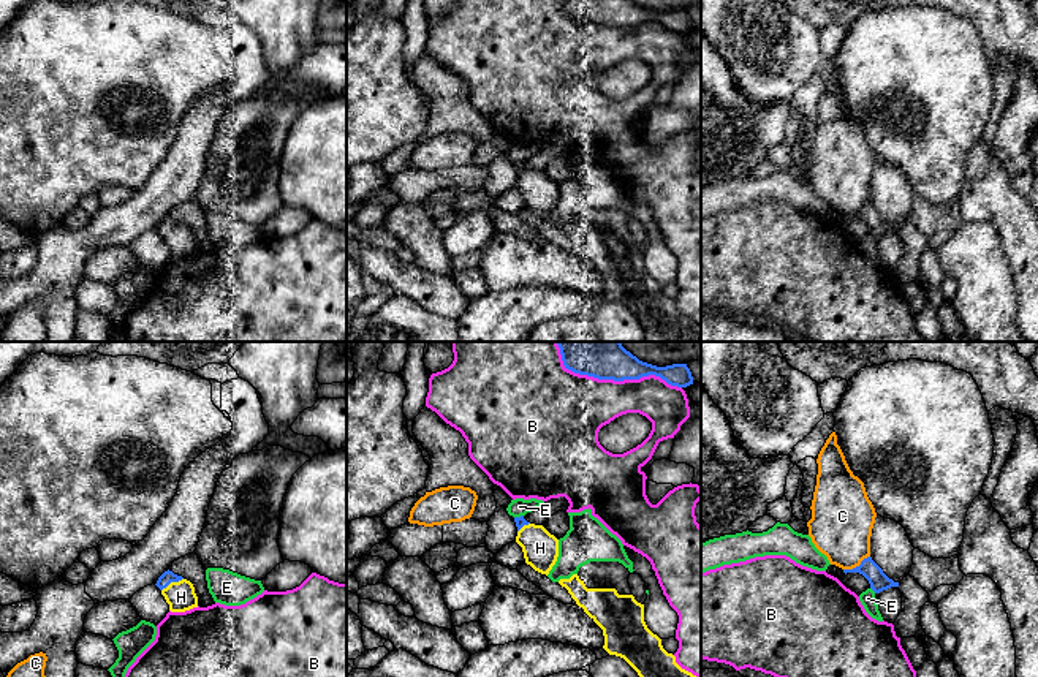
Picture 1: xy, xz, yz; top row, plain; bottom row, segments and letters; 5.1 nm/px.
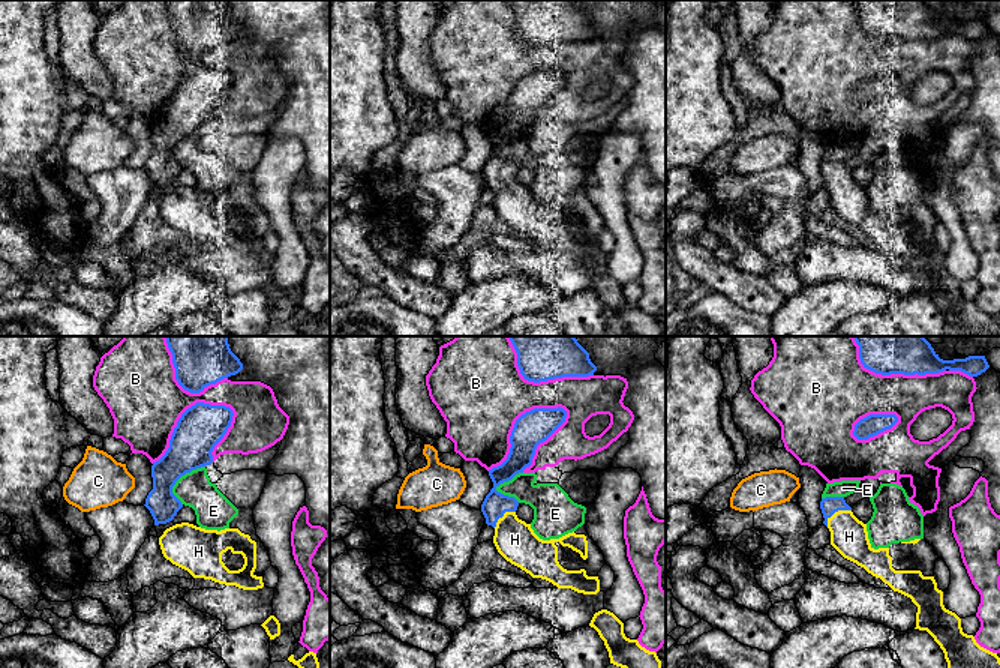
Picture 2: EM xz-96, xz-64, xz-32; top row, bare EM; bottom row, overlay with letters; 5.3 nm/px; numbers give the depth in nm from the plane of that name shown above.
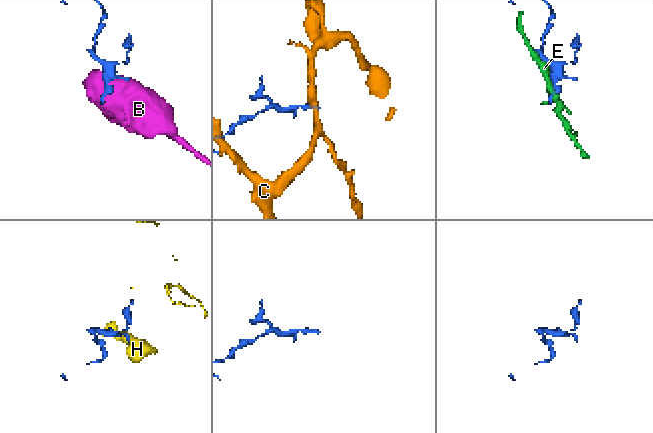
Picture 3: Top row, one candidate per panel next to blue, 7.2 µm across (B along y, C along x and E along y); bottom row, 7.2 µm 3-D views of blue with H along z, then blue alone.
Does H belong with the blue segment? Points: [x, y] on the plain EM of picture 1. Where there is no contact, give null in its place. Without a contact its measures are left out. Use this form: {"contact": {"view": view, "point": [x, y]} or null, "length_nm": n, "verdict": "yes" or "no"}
{"contact": {"view": "xy", "point": [171, 226]}, "length_nm": 130, "verdict": "yes"}

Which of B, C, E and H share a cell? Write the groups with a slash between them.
B / C / E / H

